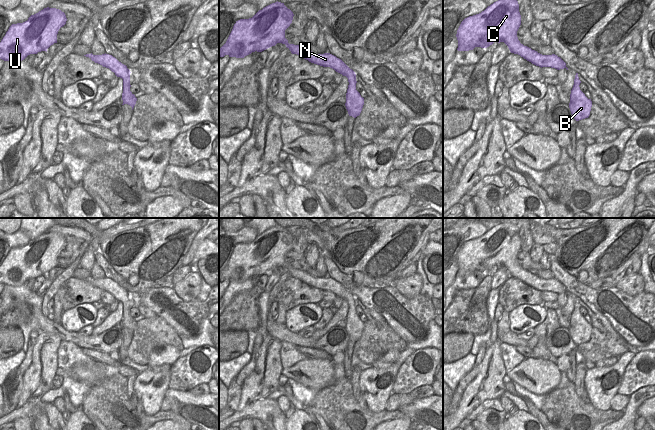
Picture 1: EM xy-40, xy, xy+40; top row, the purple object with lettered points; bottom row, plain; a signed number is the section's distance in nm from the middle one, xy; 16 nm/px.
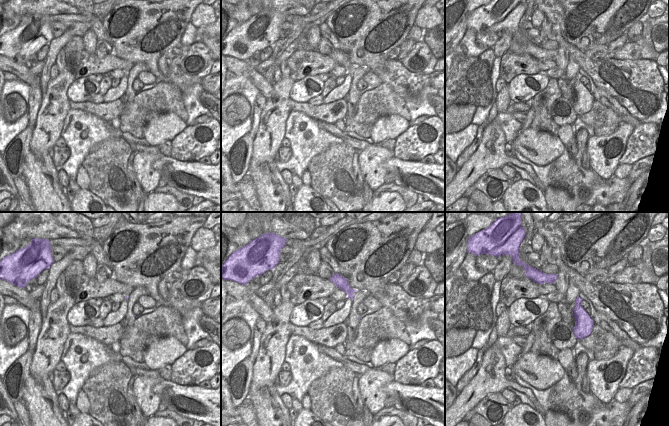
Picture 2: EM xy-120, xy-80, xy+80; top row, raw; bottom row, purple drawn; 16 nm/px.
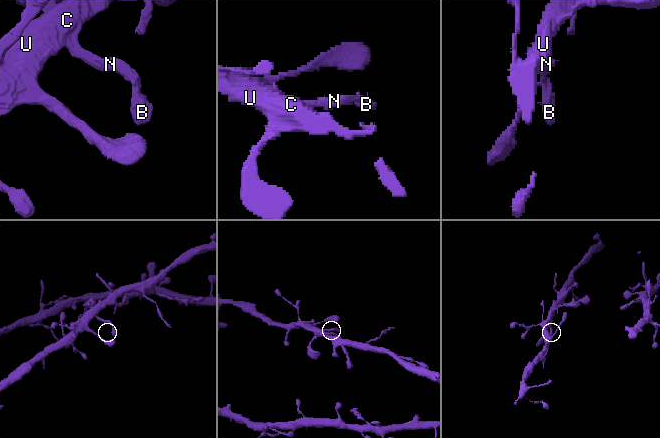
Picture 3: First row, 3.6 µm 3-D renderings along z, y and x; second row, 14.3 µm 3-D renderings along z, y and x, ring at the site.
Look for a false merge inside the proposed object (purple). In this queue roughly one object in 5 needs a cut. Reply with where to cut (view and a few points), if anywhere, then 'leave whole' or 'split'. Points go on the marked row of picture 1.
cut none; leave whole

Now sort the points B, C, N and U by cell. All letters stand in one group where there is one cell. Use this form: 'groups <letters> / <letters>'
groups B C N U

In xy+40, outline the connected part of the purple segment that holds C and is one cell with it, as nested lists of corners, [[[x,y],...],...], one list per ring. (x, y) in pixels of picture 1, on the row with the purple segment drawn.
[[[498,0],[479,14],[465,18],[458,30],[458,51],[469,51],[475,47],[487,48],[494,42],[504,42],[511,53],[518,54],[539,67],[557,70],[568,68],[557,55],[542,55],[520,43],[517,31],[521,15],[517,0]]]

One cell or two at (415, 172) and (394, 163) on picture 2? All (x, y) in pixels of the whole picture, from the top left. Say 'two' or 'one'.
one

